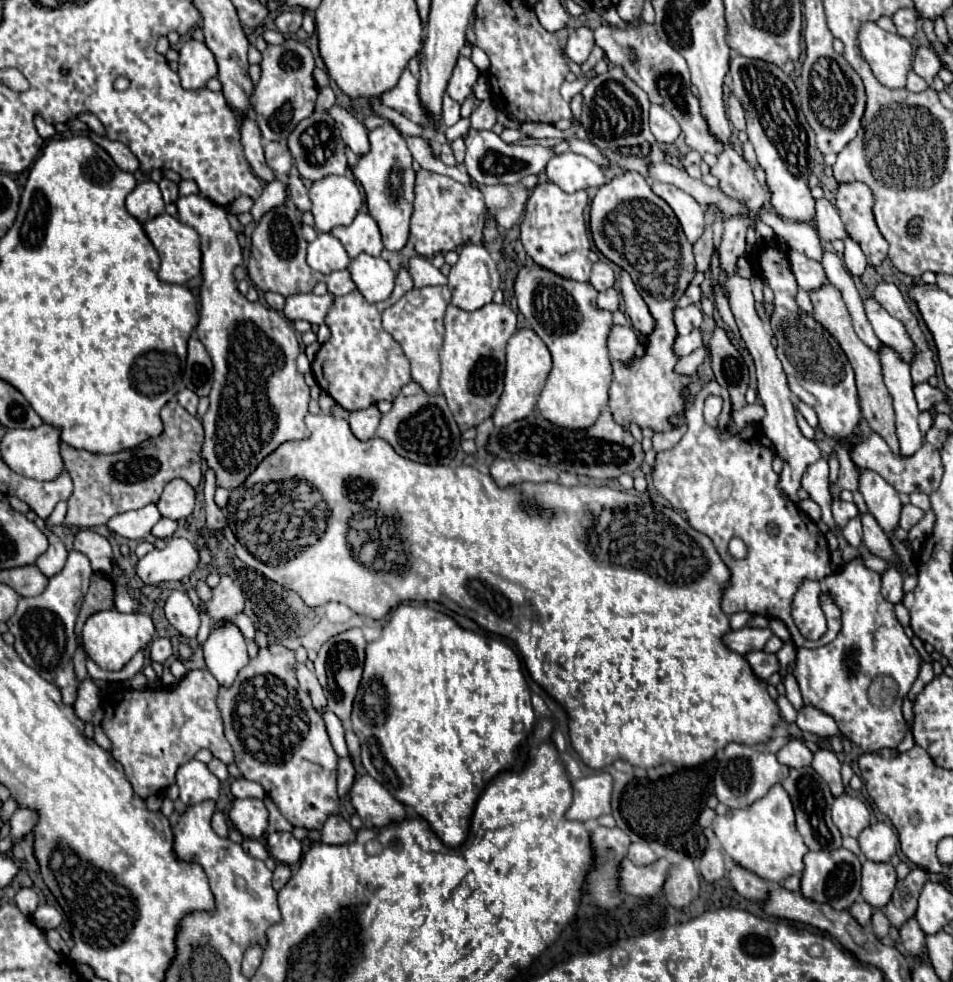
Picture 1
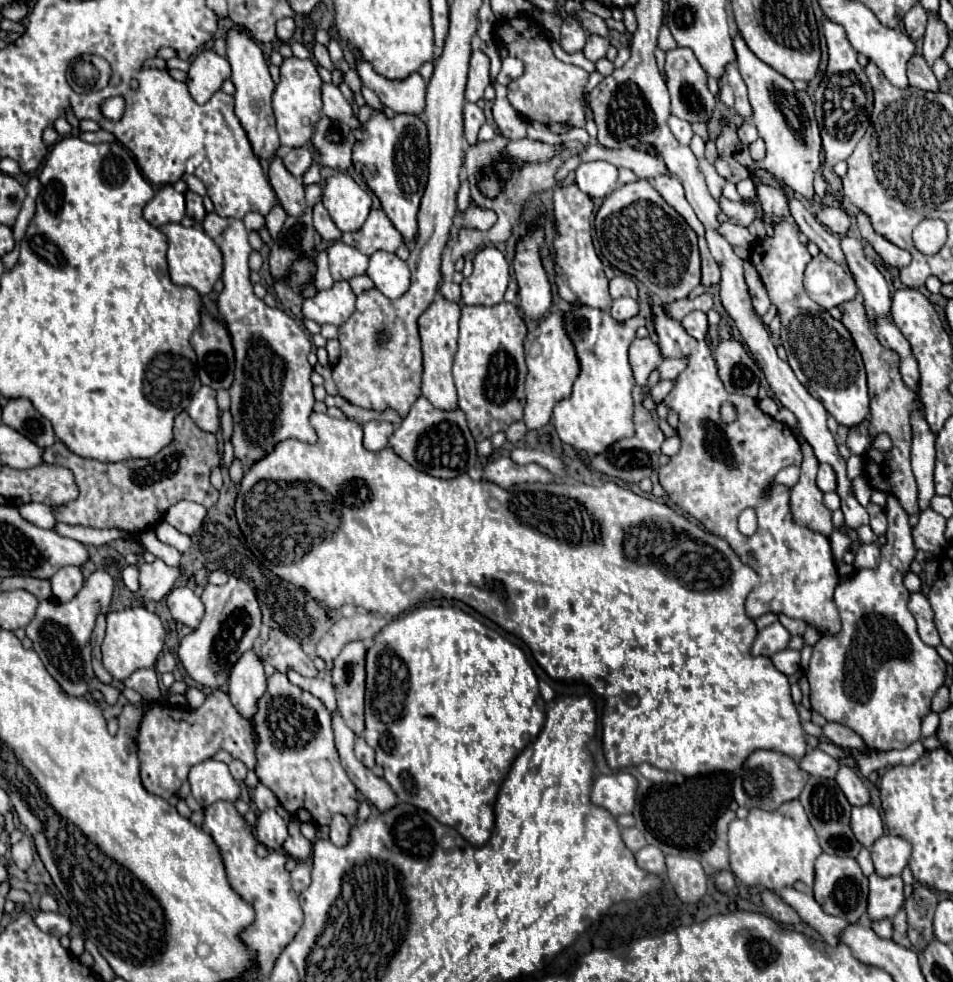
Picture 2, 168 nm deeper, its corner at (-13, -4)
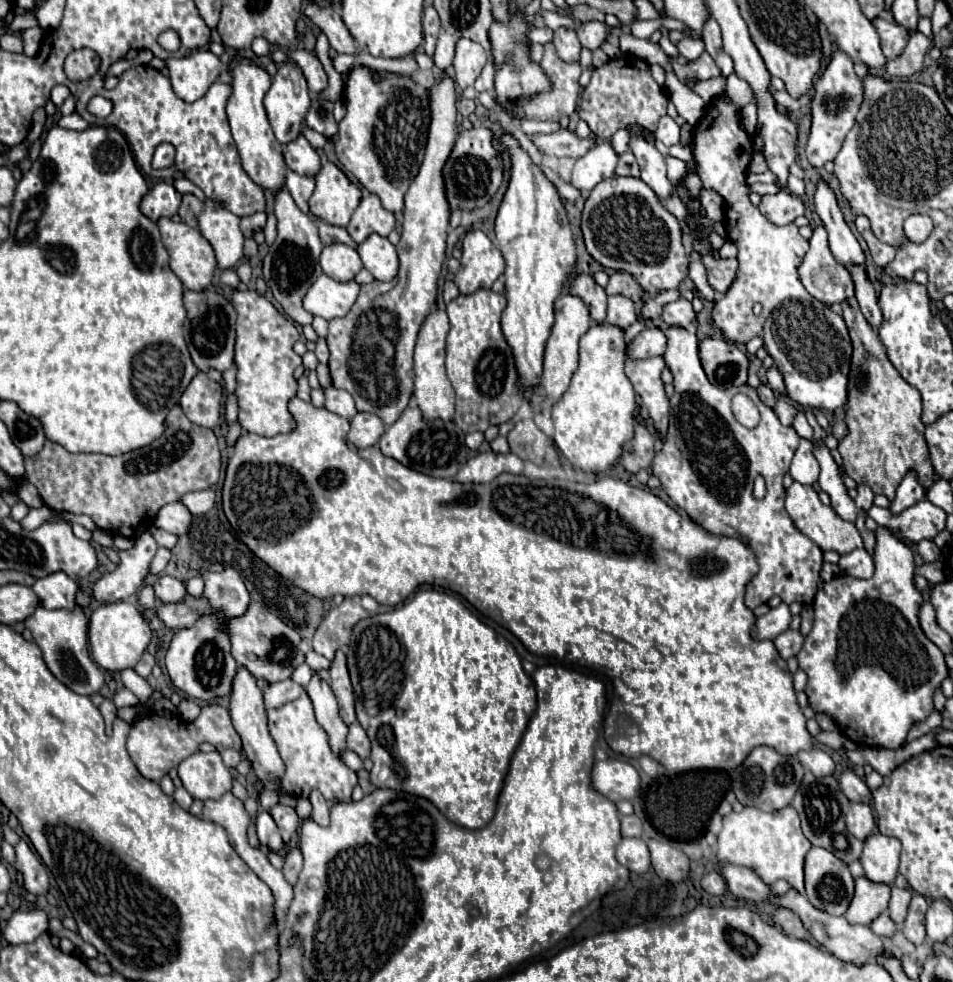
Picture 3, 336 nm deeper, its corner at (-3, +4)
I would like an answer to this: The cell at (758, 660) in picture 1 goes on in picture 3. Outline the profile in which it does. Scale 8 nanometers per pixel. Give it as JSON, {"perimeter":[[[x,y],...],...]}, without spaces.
{"perimeter":[[[789,629],[789,631],[781,633],[773,643],[775,643],[775,649],[779,651],[779,655],[783,659],[789,659],[789,657],[795,657],[799,653],[799,649],[803,647],[803,637],[799,631]]]}

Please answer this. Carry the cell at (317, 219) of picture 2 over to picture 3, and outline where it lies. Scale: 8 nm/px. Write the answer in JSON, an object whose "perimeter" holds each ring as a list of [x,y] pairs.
{"perimeter":[[[315,217],[315,225],[317,225],[317,229],[319,229],[319,237],[321,237],[321,241],[323,241],[325,245],[329,245],[329,243],[347,243],[347,245],[355,247],[355,243],[351,241],[349,233],[347,233],[343,227],[329,225],[329,223],[321,221],[319,217]]]}

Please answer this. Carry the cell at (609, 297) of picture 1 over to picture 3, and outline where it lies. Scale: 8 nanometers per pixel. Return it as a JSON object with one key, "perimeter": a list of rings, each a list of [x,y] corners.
{"perimeter":[[[611,295],[607,301],[607,319],[605,321],[611,325],[617,325],[621,329],[627,329],[633,321],[637,321],[633,301],[629,297]]]}

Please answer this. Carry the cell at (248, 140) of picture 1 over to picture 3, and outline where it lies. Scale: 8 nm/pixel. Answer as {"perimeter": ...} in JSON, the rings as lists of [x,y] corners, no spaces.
{"perimeter":[[[285,187],[275,193],[273,213],[277,217],[277,239],[269,247],[269,253],[263,259],[263,277],[273,291],[273,297],[281,303],[285,315],[289,315],[299,325],[309,325],[313,315],[303,309],[301,301],[303,301],[309,285],[321,273],[319,255],[321,255],[323,245],[321,245],[321,239],[319,239],[319,233],[317,233],[317,227],[315,227],[311,215],[305,215],[295,205],[293,197],[289,195],[289,191]]]}

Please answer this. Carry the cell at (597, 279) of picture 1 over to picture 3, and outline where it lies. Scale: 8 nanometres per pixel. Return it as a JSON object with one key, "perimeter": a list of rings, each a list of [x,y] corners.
{"perimeter":[[[615,271],[611,277],[609,277],[609,283],[605,287],[607,295],[625,295],[633,301],[641,299],[641,293],[643,289],[639,287],[639,283],[629,275],[629,273],[621,273],[621,271]]]}

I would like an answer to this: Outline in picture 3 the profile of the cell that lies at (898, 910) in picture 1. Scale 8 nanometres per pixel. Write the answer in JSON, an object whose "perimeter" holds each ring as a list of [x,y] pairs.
{"perimeter":[[[913,895],[911,905],[909,905],[909,913],[907,919],[903,923],[903,935],[915,943],[915,945],[923,945],[925,943],[925,911],[927,911],[927,901],[921,895]]]}

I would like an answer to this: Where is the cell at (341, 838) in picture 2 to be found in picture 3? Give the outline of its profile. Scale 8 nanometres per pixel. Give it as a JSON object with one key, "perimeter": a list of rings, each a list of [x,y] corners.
{"perimeter":[[[319,791],[311,793],[311,805],[313,805],[313,821],[319,825],[329,825],[329,803],[325,797],[321,797]]]}

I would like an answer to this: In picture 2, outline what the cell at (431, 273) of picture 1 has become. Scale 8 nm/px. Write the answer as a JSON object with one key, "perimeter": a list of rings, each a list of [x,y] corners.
{"perimeter":[[[441,283],[439,287],[439,293],[449,299],[449,301],[455,301],[455,303],[461,303],[461,287],[457,283]]]}

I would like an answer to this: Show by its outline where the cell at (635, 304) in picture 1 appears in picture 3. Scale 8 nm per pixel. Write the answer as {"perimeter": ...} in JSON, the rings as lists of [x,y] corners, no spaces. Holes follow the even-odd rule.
{"perimeter":[[[661,327],[661,331],[667,337],[663,359],[673,373],[675,393],[671,397],[673,417],[669,435],[663,451],[653,459],[653,475],[659,477],[671,501],[703,529],[715,535],[737,537],[753,549],[761,569],[745,589],[745,605],[749,609],[767,603],[771,597],[781,597],[787,605],[811,605],[817,593],[823,551],[793,525],[783,507],[783,475],[789,471],[799,435],[793,427],[781,425],[775,411],[765,407],[757,391],[749,385],[743,385],[741,393],[755,401],[761,421],[755,429],[743,427],[731,413],[731,397],[735,391],[721,391],[709,383],[701,367],[697,337],[681,327]],[[757,475],[763,475],[767,483],[767,495],[763,499],[751,495]]]}

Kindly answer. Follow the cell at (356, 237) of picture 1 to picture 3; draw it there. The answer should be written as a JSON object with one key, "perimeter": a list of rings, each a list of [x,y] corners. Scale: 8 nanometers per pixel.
{"perimeter":[[[365,195],[345,227],[355,245],[361,245],[371,233],[387,237],[395,227],[393,213],[385,211],[377,195]]]}

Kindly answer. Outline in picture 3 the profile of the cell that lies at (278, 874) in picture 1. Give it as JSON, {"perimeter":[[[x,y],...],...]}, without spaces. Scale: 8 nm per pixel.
{"perimeter":[[[293,847],[291,853],[287,855],[287,859],[285,859],[285,867],[283,867],[283,875],[285,875],[285,879],[287,879],[291,885],[297,883],[297,877],[299,877],[299,873],[301,873],[301,867],[303,867],[301,851],[299,851],[297,847]]]}

